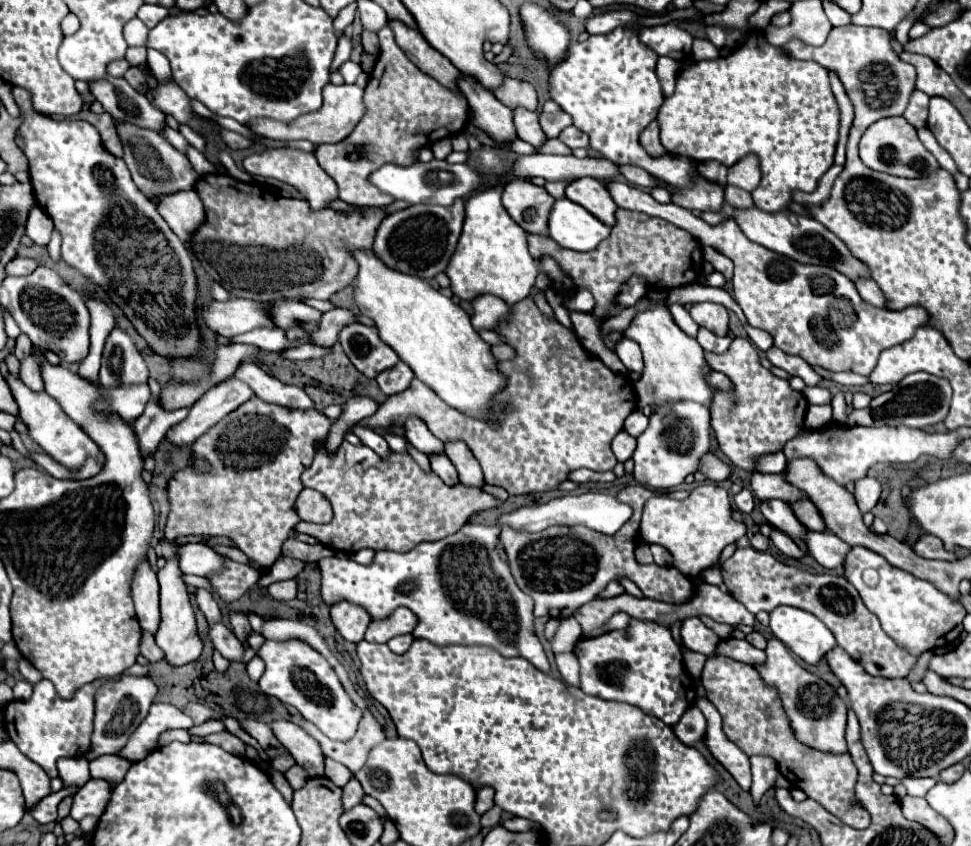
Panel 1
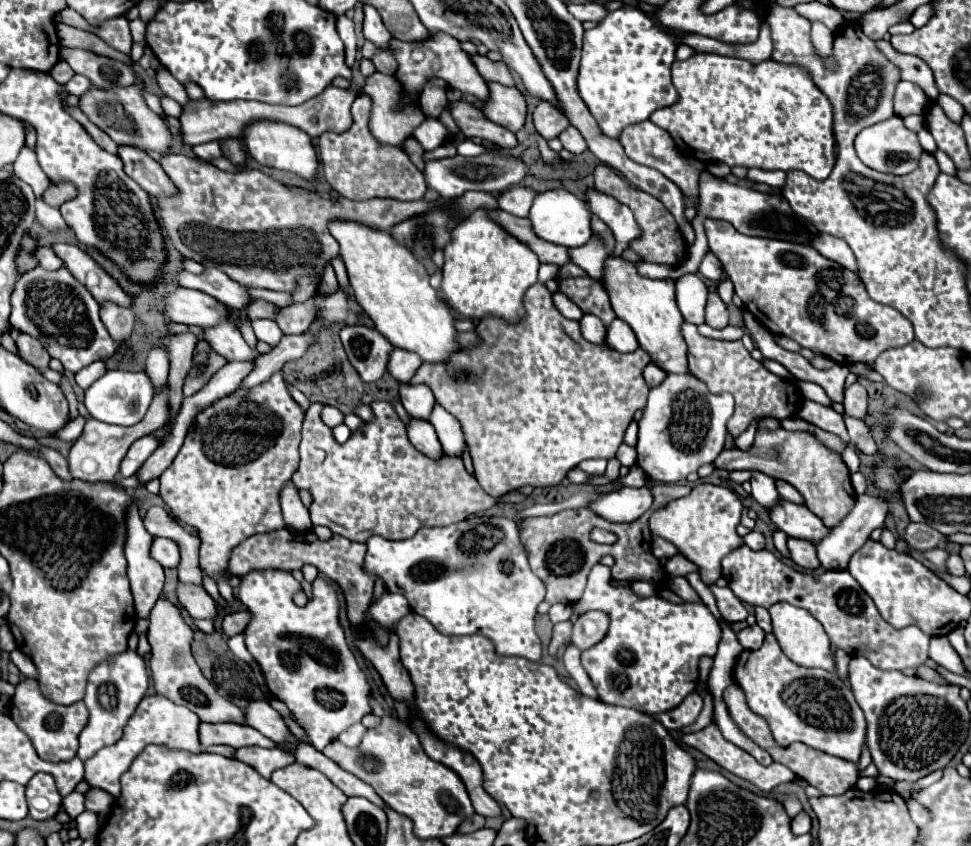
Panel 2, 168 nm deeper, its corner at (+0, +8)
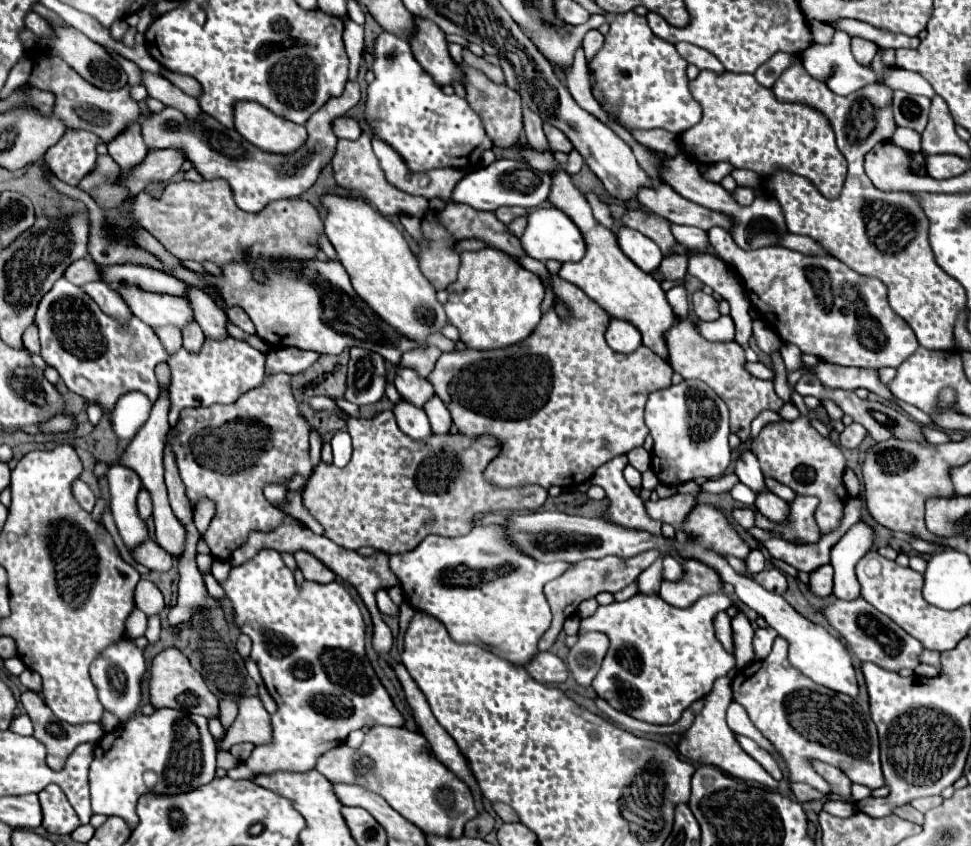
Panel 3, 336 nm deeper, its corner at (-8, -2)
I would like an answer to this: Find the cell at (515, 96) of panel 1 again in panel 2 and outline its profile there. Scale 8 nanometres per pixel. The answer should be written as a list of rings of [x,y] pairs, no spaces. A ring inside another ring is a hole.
[[[470,55],[470,59],[472,59],[472,63],[476,65],[476,69],[480,71],[480,75],[482,75],[486,81],[496,81],[496,83],[514,87],[512,73],[508,71],[508,67],[504,67],[504,63],[500,63],[500,61],[490,61],[488,57],[482,57],[482,55]]]

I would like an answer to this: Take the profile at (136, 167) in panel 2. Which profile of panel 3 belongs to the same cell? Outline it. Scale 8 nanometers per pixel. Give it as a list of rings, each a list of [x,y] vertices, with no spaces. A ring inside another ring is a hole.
[[[130,125],[122,135],[110,141],[108,153],[120,165],[122,171],[136,169],[136,165],[144,161],[144,155],[148,155],[148,149],[144,149],[144,137],[140,137],[140,125]]]

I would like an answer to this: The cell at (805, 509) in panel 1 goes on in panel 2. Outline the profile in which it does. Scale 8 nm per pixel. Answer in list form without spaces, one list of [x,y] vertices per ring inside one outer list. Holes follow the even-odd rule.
[[[776,481],[776,489],[778,489],[778,493],[780,493],[784,499],[788,499],[788,501],[792,501],[792,503],[804,503],[804,501],[802,501],[802,495],[800,495],[790,483],[786,483],[786,481]]]

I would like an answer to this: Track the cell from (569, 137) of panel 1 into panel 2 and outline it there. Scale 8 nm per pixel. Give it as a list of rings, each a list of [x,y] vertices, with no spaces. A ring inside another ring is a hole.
[[[570,125],[568,129],[564,129],[558,139],[562,141],[562,147],[564,147],[566,151],[570,151],[572,155],[580,155],[580,153],[584,153],[584,151],[588,149],[582,133],[580,133],[574,125]]]

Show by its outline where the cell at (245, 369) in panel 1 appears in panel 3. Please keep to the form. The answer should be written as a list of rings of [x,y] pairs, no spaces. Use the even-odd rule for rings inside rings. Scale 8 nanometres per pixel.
[[[198,287],[192,289],[192,293],[188,295],[192,307],[194,307],[194,315],[196,315],[196,323],[202,327],[204,335],[208,339],[224,339],[228,337],[228,317],[226,313],[214,303],[214,299],[210,295],[206,295],[204,291],[200,291]]]

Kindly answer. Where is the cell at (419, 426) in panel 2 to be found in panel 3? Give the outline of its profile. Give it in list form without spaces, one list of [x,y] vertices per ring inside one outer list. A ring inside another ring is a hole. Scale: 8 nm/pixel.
[[[400,401],[394,407],[394,415],[396,415],[398,427],[408,437],[412,437],[414,441],[424,441],[424,439],[428,439],[432,435],[432,427],[428,425],[428,417],[426,417],[426,413],[422,409],[412,407],[406,401]]]

